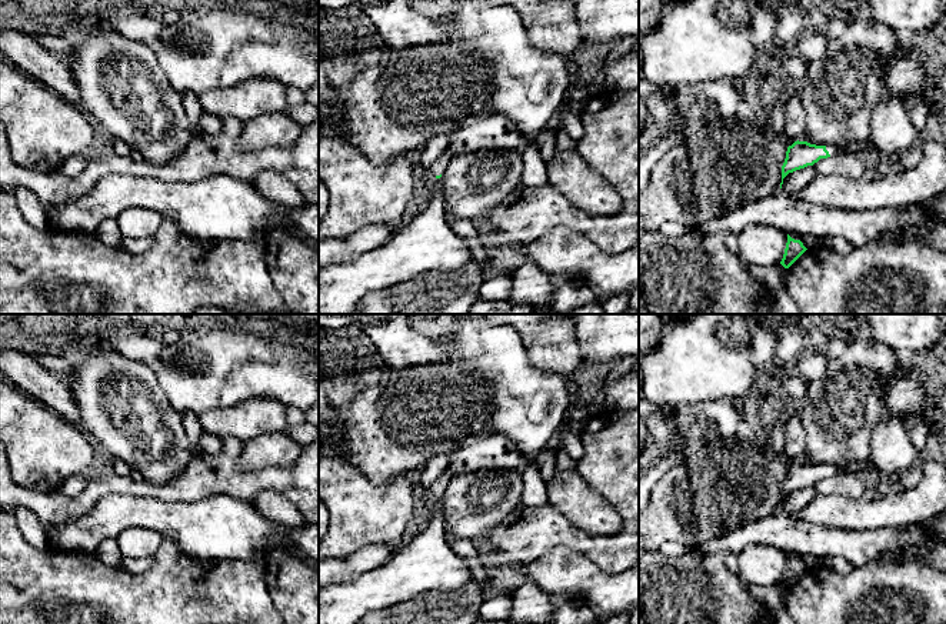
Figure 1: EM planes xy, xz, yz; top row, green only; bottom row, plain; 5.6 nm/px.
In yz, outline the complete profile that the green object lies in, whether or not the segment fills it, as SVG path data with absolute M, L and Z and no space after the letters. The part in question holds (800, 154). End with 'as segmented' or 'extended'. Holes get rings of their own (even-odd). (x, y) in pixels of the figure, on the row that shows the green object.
M795 141L792 146L787 147L786 151L786 158L785 163L782 166L782 183L780 183L780 188L783 184L783 178L789 174L793 173L796 170L805 168L807 166L813 166L815 163L817 163L820 158L827 158L830 156L839 156L843 151L846 151L847 144L830 144L830 146L816 146L816 144L810 144L807 141Z; extended

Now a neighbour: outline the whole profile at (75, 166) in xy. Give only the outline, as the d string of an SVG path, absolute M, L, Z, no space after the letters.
M81 154L81 156L73 156L70 158L67 158L61 166L60 166L60 171L61 174L64 174L69 178L74 178L77 176L80 176L86 166L87 166L87 154Z

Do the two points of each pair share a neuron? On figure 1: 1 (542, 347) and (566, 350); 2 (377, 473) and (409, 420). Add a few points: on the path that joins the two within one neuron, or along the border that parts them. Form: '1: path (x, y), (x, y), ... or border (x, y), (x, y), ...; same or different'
1: path (548, 347), (560, 350); same
2: path (380, 460), (382, 447), (396, 433); same

